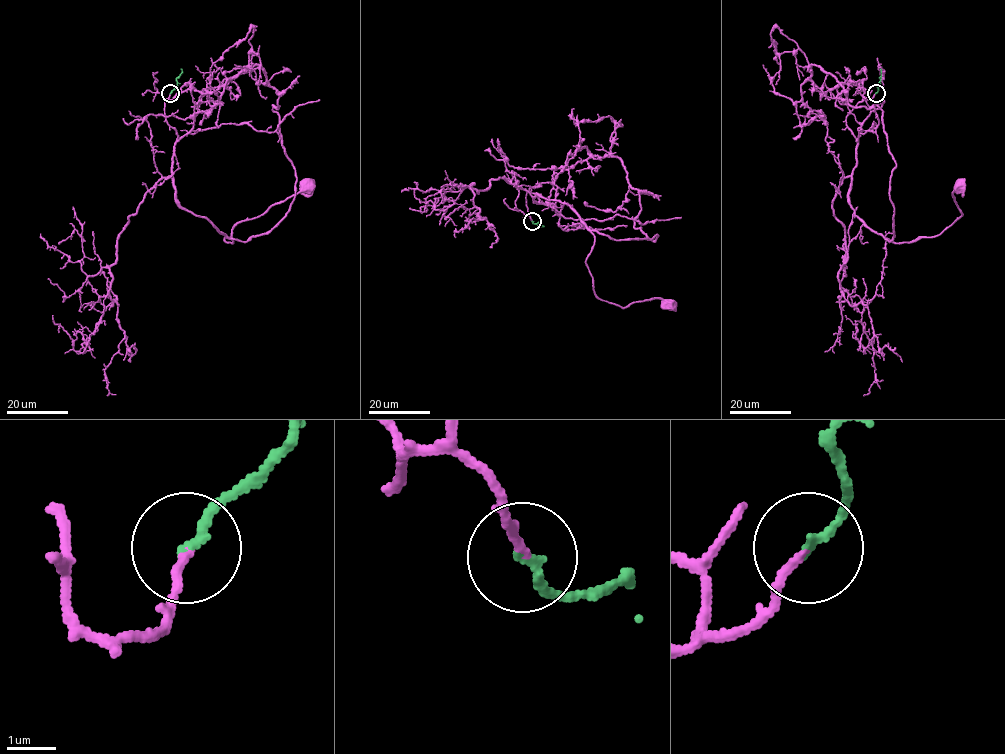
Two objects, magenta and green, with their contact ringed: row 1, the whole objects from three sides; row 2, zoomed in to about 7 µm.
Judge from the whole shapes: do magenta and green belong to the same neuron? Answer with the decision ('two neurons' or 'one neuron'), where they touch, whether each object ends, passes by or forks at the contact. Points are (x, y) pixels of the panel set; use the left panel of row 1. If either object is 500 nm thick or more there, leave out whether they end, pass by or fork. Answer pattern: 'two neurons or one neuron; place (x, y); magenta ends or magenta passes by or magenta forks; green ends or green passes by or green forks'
one neuron; place (170, 93); magenta ends; green ends

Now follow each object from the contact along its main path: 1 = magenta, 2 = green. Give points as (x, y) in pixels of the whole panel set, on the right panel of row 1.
1: (876, 93), (846, 117), (857, 143), (854, 214), (893, 242), (938, 235), (961, 215), (958, 187)
2: (876, 93), (880, 68)

